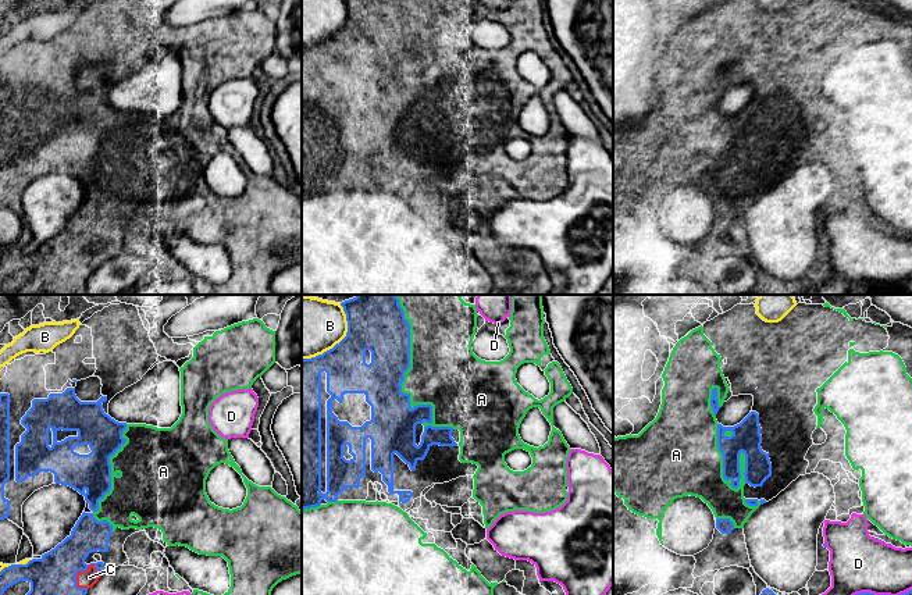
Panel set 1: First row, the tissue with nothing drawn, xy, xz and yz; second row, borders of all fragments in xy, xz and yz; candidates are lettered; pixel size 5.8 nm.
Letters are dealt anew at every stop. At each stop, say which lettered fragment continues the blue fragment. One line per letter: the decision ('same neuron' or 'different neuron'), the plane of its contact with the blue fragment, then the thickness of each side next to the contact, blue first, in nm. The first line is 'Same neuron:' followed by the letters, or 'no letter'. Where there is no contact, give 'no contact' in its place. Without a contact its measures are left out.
Same neuron: A, C
A: same neuron; meets blue in xz; 260 nm thick on the blue side, 400 nm on the other
B: different neuron; meets blue in xz; 340 nm thick on the blue side, 360 nm on the other
C: same neuron; meets blue in xy; 240 nm thick on the blue side, 100 nm on the other
D: different neuron; meets blue in yz; 20 nm thick on the blue side, 340 nm on the other

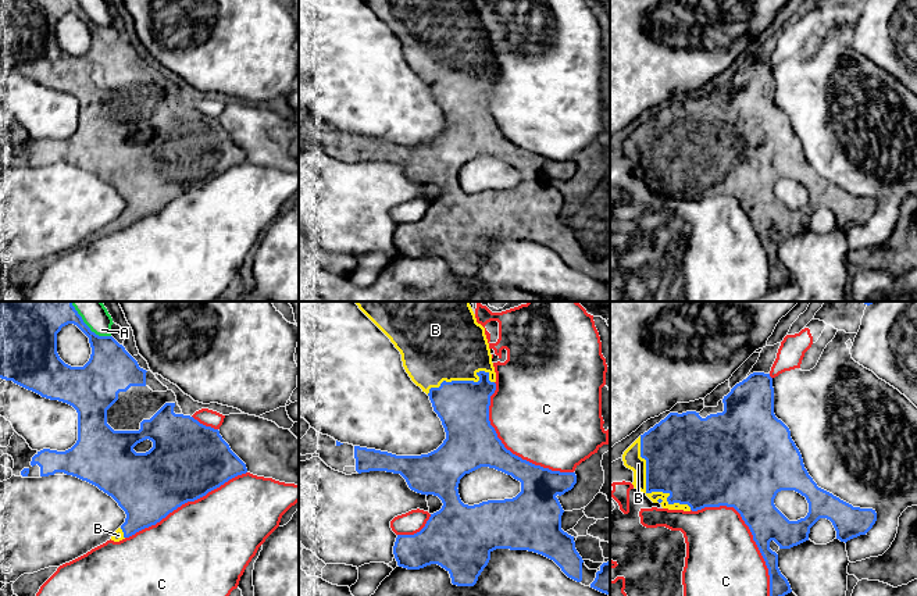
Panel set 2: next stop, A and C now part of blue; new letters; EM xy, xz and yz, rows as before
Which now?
Same neuron: B
A: different neuron; meets blue in xy; 280 nm thick on the blue side, 160 nm on the other
B: same neuron; meets blue in yz; 380 nm thick on the blue side, 110 nm on the other
C: different neuron; meets blue in xz; 300 nm thick on the blue side, 480 nm on the other

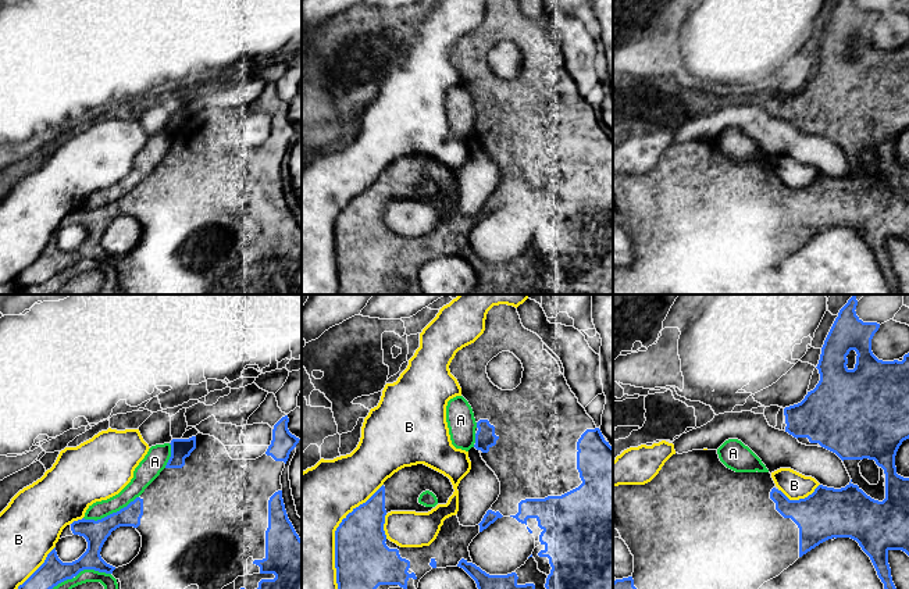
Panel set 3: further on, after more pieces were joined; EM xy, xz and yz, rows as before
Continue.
Same neuron: no letter
A: different neuron; meets blue in xy; 140 nm thick on the blue side, 100 nm on the other
B: different neuron; meets blue in xz; 320 nm thick on the blue side, 440 nm on the other

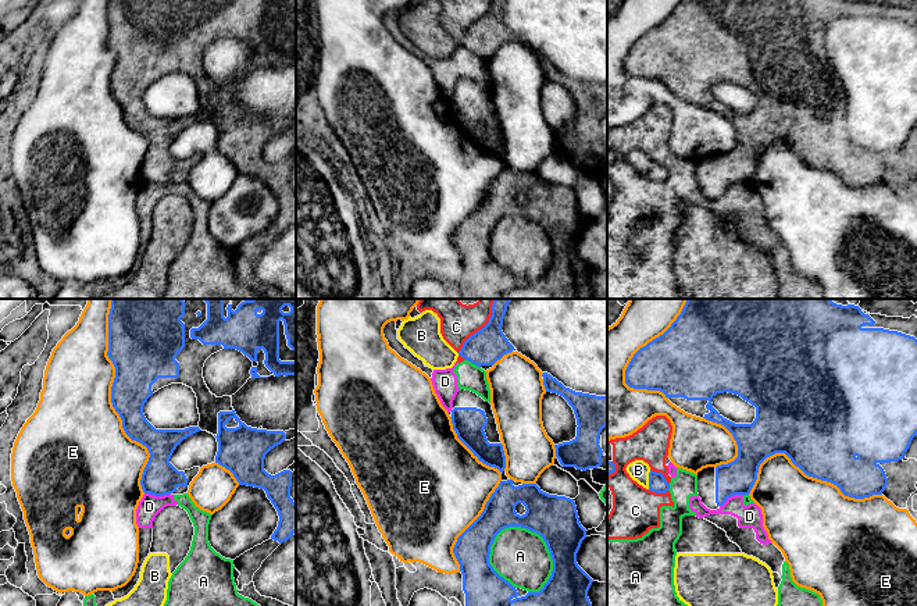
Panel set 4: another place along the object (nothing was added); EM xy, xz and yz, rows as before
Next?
Same neuron: B
A: different neuron; meets blue in xz; 260 nm thick on the blue side, 320 nm on the other
B: same neuron; meets blue in yz; 100 nm thick on the blue side, 120 nm on the other
C: different neuron; meets blue in xz; 200 nm thick on the blue side, 220 nm on the other
D: different neuron; meets blue in xy; 200 nm thick on the blue side, 120 nm on the other
E: different neuron; meets blue in xy; 280 nm thick on the blue side, 480 nm on the other

